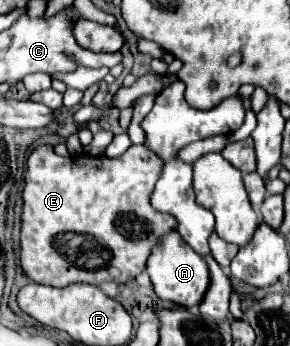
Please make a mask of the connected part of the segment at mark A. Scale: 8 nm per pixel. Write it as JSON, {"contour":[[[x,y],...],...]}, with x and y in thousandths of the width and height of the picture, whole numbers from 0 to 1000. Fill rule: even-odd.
{"contour":[[[590,671],[590,676],[562,682],[555,705],[528,723],[528,740],[507,751],[507,786],[521,798],[534,850],[555,867],[583,867],[631,890],[686,884],[693,861],[707,855],[707,844],[721,838],[721,821],[728,821],[728,792],[721,792],[714,757],[679,728],[666,728],[666,717],[652,717],[638,705],[638,694],[624,694],[617,671]]]}

